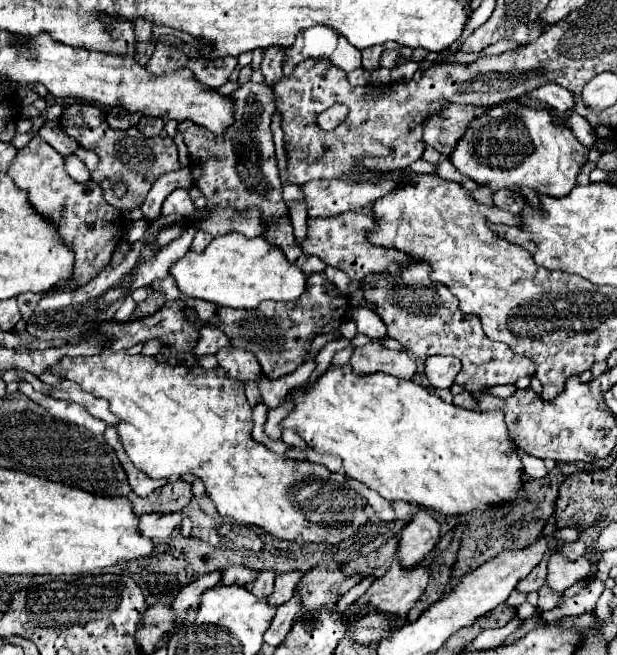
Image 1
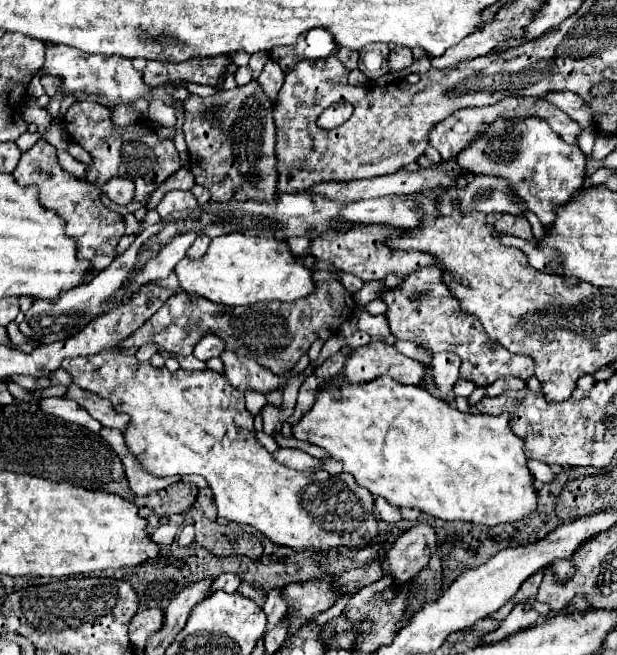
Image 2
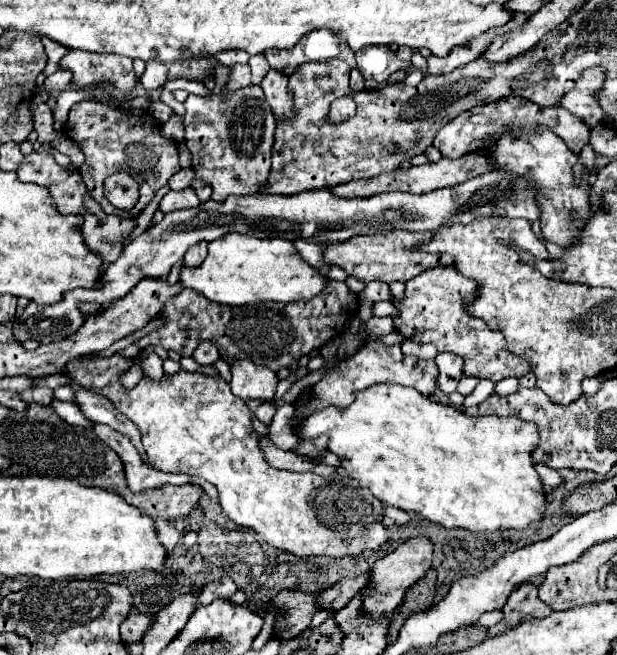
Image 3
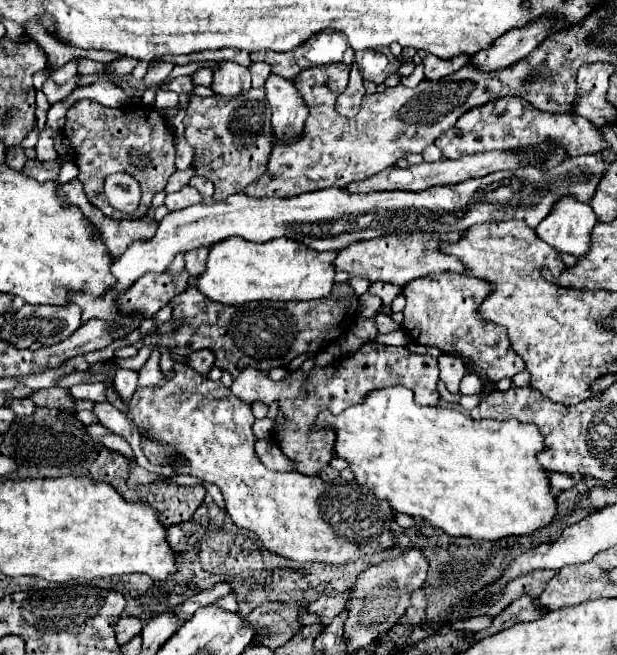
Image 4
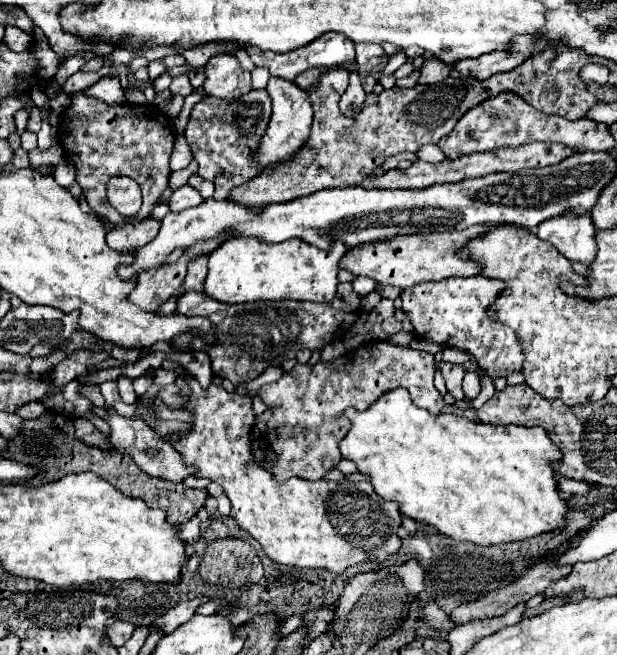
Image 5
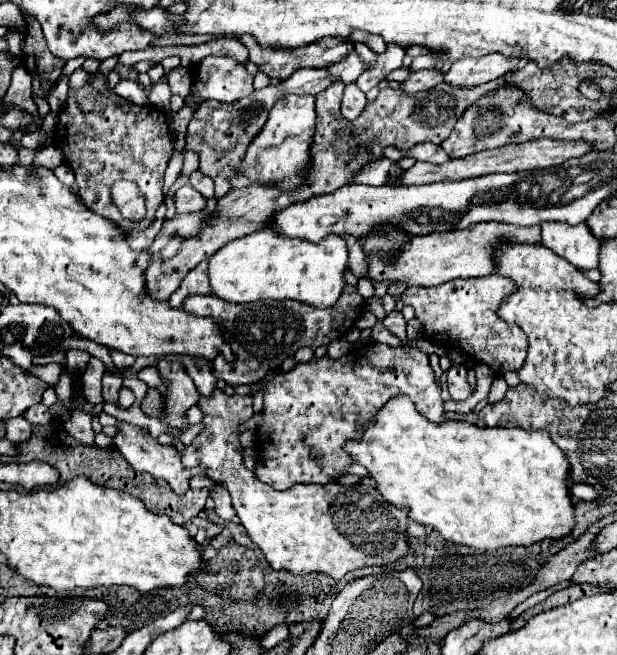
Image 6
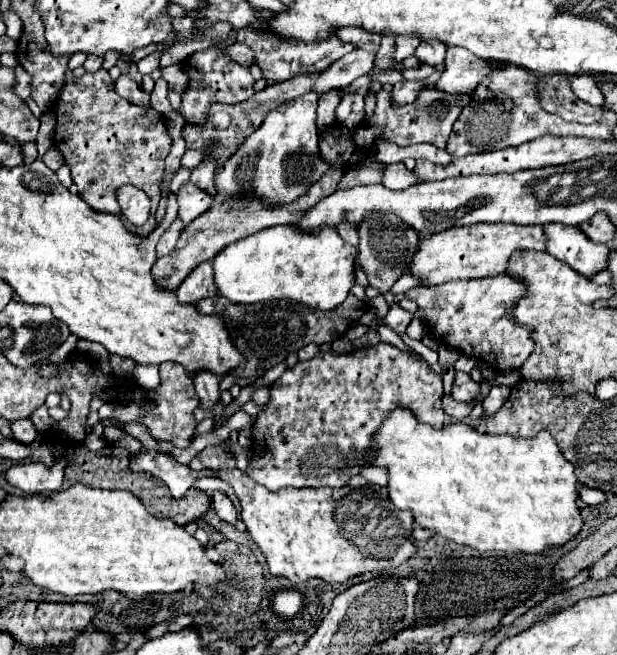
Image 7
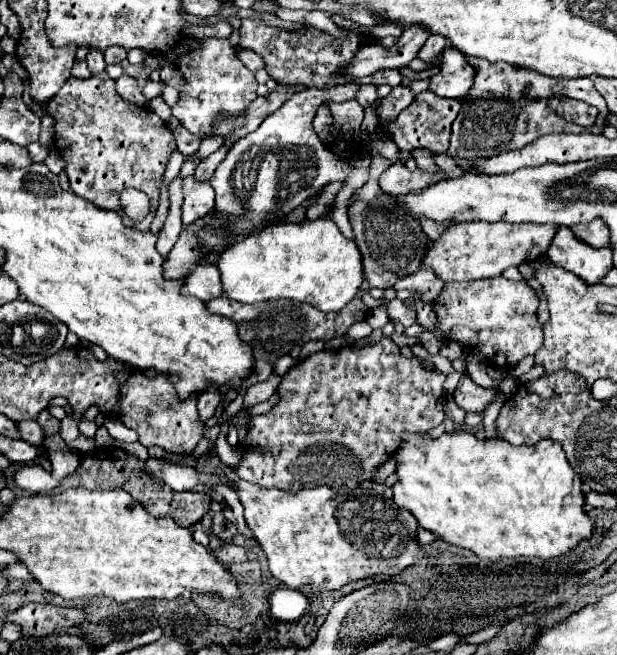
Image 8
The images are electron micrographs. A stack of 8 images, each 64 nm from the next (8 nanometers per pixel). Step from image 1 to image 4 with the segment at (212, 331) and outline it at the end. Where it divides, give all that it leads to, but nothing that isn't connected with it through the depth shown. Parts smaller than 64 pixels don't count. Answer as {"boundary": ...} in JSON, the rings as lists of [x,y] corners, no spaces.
{"boundary":[[[198,350],[198,352],[192,352],[186,356],[188,360],[188,366],[192,370],[196,370],[198,374],[202,374],[202,378],[208,376],[208,372],[212,370],[214,366],[214,356],[212,356],[212,350]]]}

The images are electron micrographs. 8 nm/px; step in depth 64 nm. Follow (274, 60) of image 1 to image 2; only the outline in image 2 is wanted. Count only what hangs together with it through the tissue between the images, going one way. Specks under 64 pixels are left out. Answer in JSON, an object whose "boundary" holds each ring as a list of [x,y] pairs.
{"boundary":[[[268,60],[268,64],[264,66],[264,72],[260,74],[258,82],[260,82],[262,90],[266,92],[266,96],[276,104],[278,92],[280,92],[282,84],[284,84],[284,72],[282,72],[282,68],[274,60]]]}

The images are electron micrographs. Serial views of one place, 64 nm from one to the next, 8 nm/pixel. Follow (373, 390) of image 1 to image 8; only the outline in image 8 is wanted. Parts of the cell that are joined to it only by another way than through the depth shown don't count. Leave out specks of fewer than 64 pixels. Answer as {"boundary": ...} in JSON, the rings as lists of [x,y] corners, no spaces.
{"boundary":[[[468,432],[442,434],[436,440],[430,440],[426,434],[404,438],[400,452],[394,452],[398,462],[396,474],[400,478],[400,482],[392,486],[394,502],[410,510],[422,528],[434,532],[448,544],[472,550],[479,557],[498,564],[502,558],[558,558],[592,536],[594,526],[584,512],[582,480],[572,472],[558,442],[540,440],[536,446],[514,448],[506,440],[478,440]]]}

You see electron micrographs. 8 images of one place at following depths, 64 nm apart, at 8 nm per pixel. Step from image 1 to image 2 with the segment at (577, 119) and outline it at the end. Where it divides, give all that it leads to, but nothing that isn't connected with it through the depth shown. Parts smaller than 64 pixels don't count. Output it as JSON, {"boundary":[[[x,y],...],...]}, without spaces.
{"boundary":[[[590,126],[584,128],[584,132],[580,134],[580,150],[590,156],[592,154],[592,146],[594,146],[594,130]]]}

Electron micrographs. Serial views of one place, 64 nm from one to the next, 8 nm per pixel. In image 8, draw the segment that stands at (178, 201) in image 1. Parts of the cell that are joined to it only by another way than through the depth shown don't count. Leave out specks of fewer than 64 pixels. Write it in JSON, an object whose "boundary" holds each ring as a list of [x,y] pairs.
{"boundary":[[[186,176],[182,192],[184,192],[184,204],[182,204],[184,226],[196,222],[214,208],[214,192],[210,182],[198,182],[194,176]]]}

